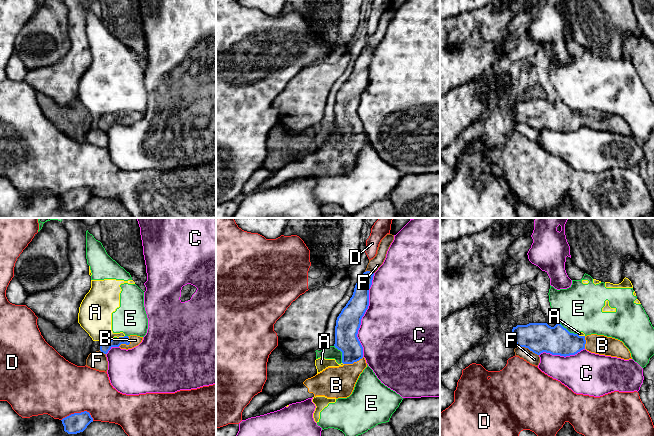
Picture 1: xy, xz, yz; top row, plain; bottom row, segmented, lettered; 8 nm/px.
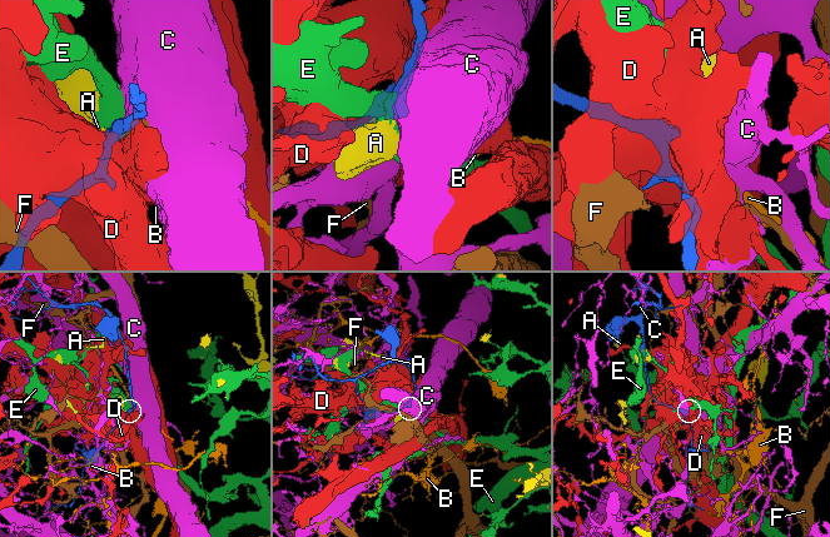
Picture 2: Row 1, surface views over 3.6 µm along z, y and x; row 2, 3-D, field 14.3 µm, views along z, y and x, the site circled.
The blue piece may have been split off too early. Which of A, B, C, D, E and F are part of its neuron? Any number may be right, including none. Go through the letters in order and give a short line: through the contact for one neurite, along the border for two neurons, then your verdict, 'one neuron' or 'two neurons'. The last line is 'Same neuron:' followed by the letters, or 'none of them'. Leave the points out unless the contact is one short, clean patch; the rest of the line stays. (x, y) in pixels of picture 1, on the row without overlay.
A: two neurons
B: xz (346, 116), (352, 126), (353, 138), (334, 158) | one neuron
C: two neurons
D: two neurons
E: xz (334, 121), (341, 128), (342, 138) | two neurons
F: two neurons
Same neuron: B

